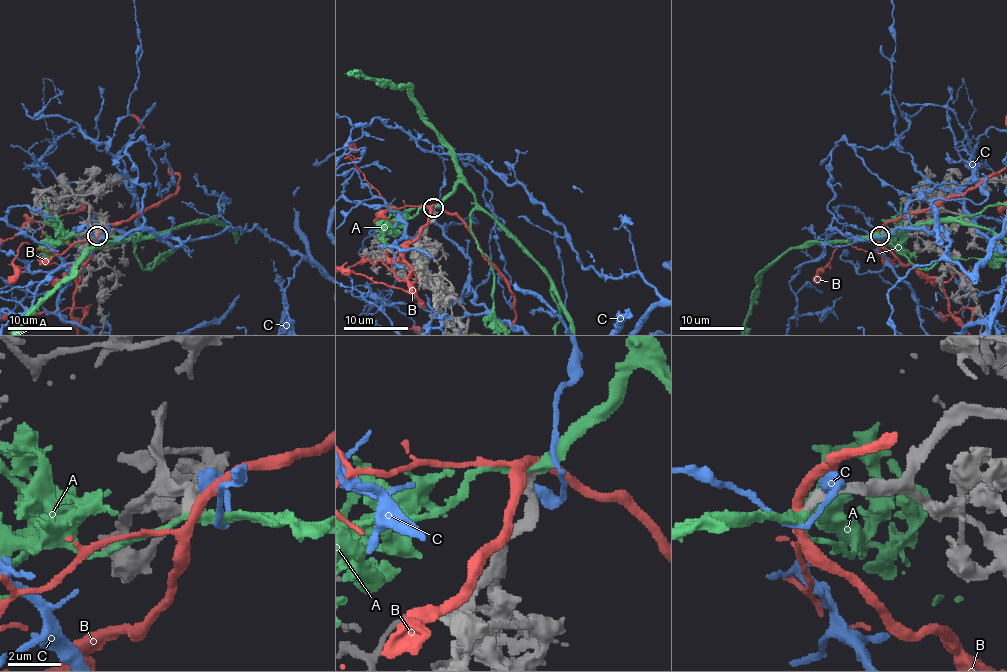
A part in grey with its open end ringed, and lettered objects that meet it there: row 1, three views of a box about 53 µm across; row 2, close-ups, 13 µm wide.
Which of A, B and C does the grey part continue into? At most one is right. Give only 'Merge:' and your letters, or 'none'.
Merge: A

